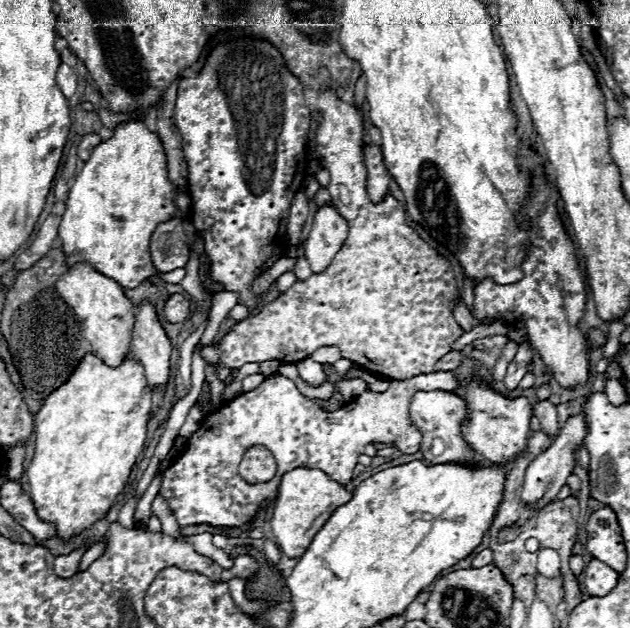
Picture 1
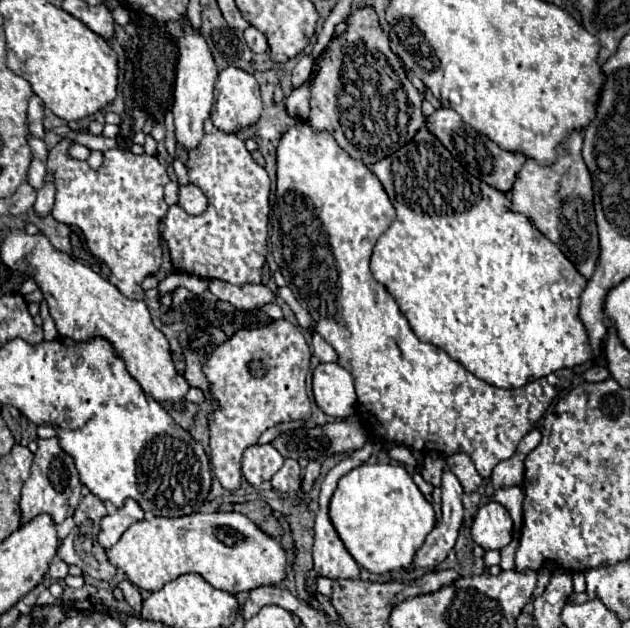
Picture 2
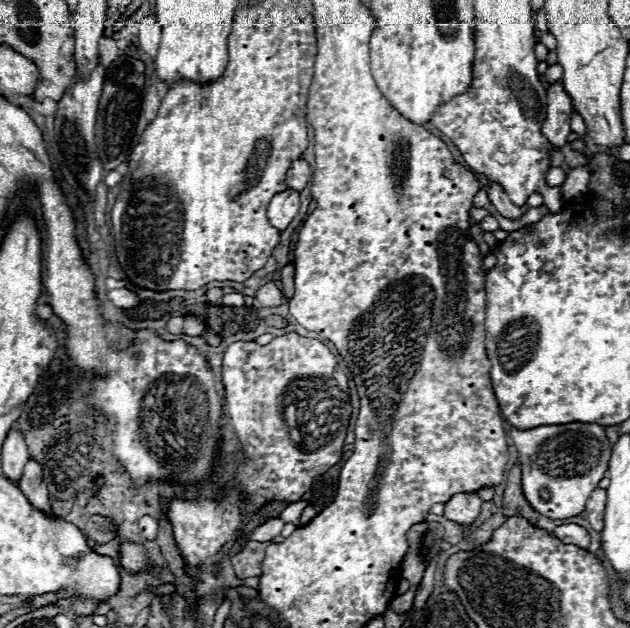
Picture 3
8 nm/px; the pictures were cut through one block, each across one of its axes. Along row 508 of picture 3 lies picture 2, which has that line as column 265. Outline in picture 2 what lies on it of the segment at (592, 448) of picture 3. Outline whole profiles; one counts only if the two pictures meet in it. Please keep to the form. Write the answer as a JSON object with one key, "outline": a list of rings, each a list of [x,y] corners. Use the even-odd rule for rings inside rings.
{"outline":[[[236,512],[190,514],[178,518],[152,516],[134,522],[106,554],[134,586],[148,592],[160,590],[182,574],[198,572],[214,588],[238,594],[284,580],[286,566],[286,554],[280,542],[256,530],[248,518]]]}

